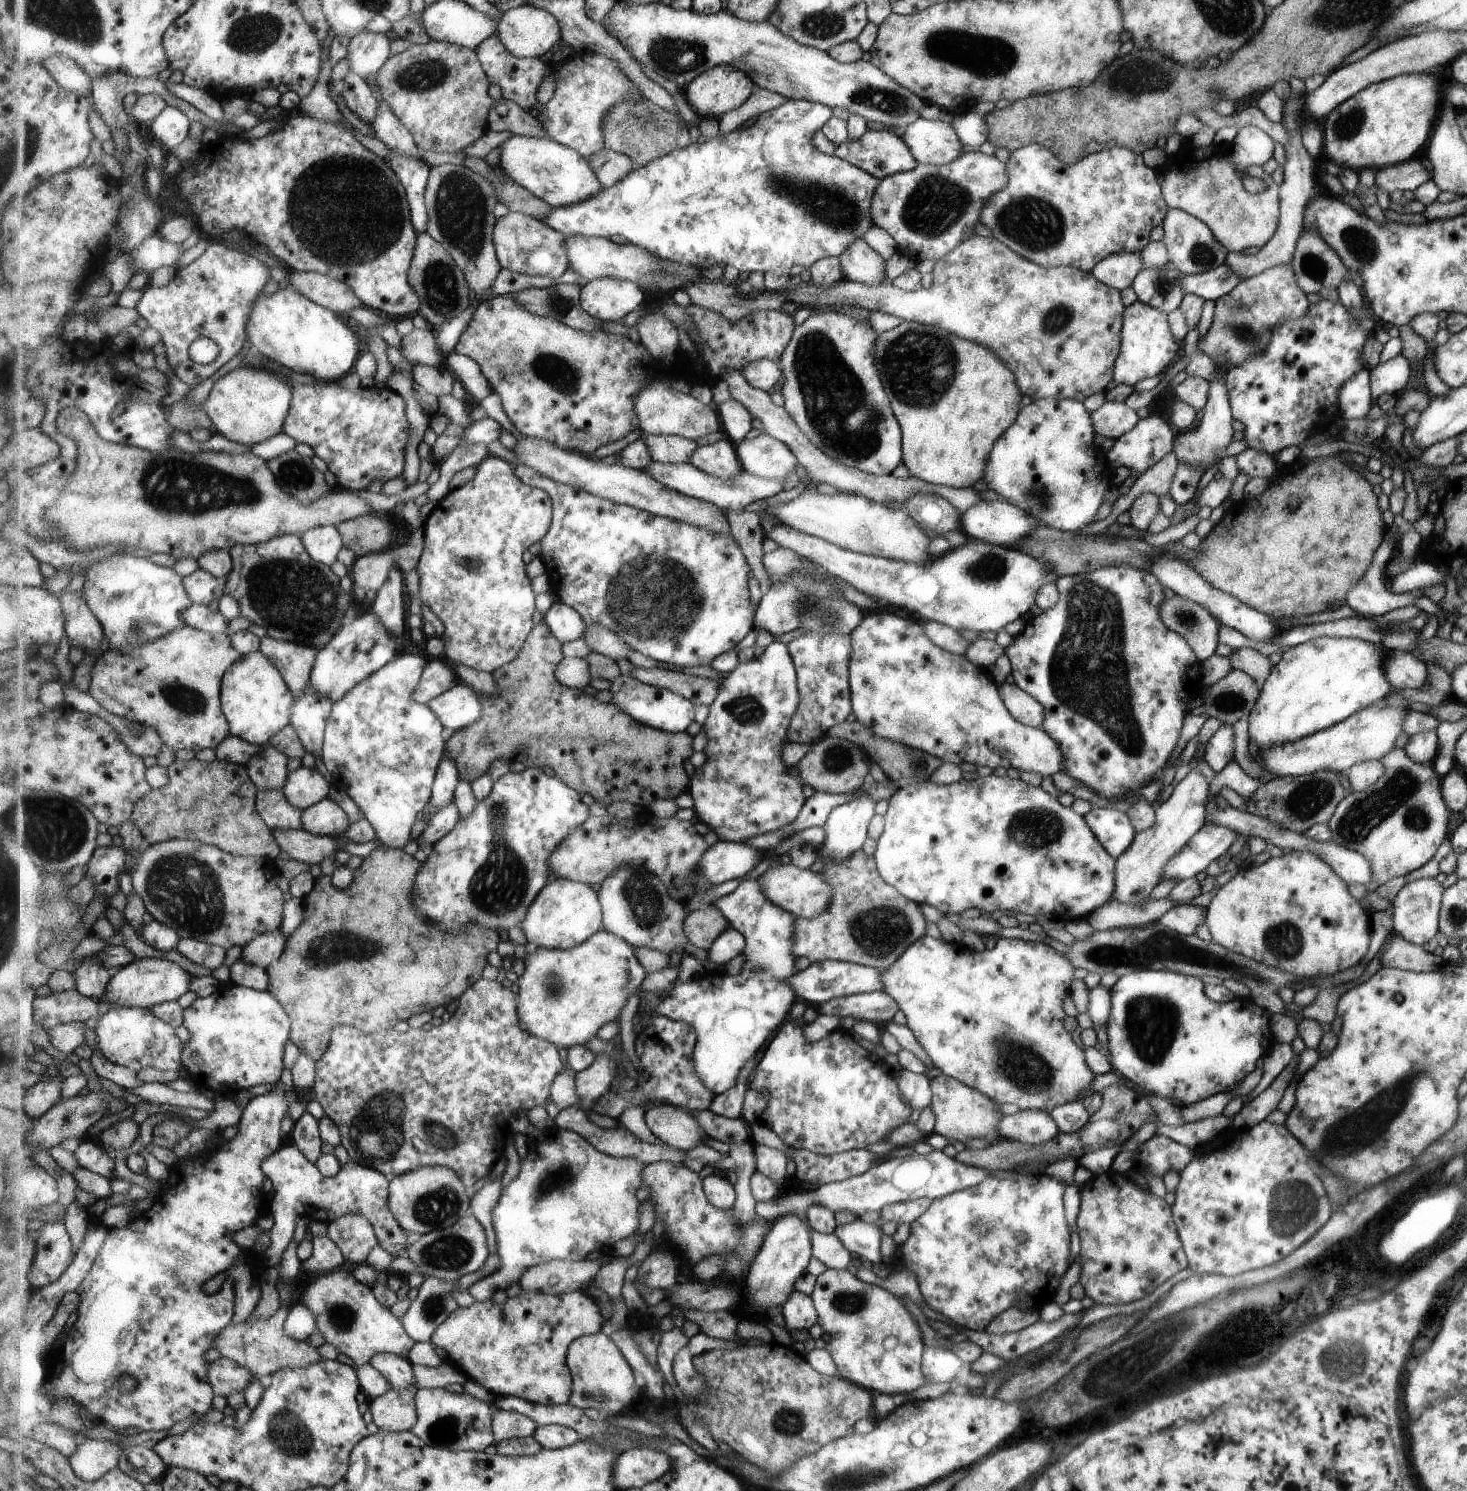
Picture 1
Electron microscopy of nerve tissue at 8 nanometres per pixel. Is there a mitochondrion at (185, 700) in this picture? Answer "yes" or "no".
yes

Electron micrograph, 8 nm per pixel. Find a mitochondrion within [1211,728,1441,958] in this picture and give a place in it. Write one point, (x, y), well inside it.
(1365, 815)

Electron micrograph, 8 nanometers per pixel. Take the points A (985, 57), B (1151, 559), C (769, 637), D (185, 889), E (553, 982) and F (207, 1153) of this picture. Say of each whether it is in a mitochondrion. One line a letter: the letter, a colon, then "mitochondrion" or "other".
A: mitochondrion
B: other
C: other
D: mitochondrion
E: mitochondrion
F: other

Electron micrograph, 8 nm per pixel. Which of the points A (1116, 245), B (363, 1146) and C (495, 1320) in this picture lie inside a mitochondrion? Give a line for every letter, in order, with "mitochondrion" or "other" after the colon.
A: other
B: mitochondrion
C: other

